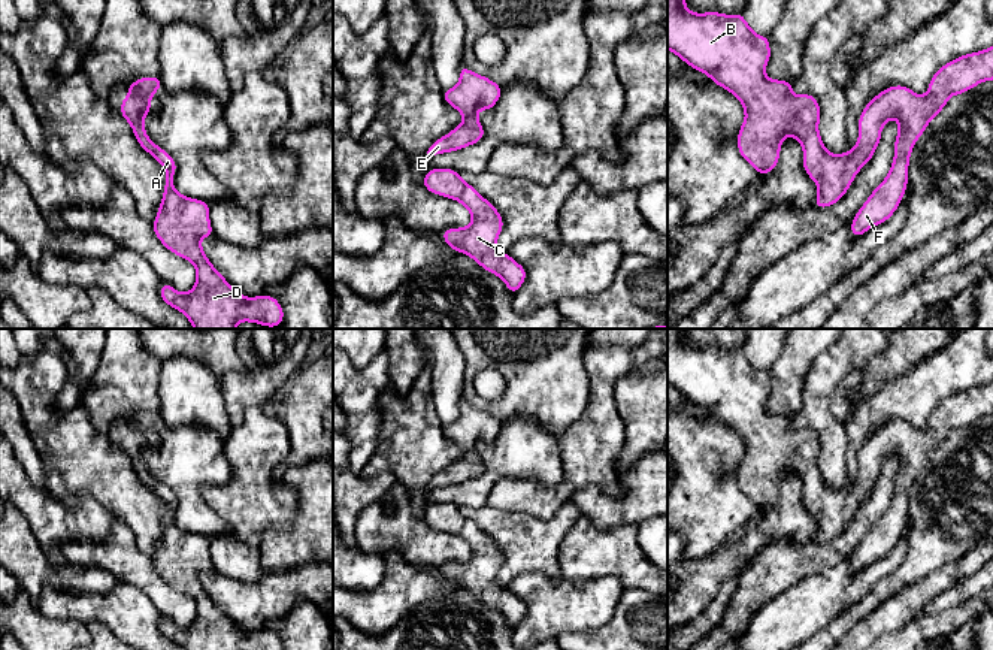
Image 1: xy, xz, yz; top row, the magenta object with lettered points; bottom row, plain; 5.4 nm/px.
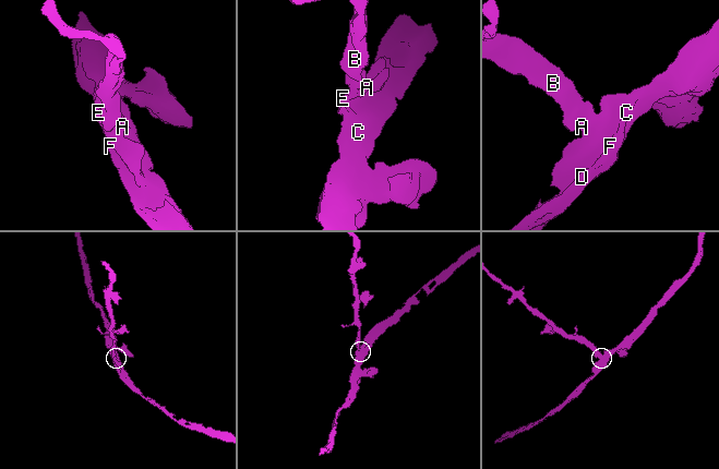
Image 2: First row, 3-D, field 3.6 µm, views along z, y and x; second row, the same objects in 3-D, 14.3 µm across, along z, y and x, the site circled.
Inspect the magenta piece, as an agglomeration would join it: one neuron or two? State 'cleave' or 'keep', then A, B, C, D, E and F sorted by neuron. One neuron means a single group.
keep | A B C D E F

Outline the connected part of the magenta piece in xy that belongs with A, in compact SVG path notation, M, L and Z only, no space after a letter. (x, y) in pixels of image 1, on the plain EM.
M158 411L134 415L128 420L128 429L119 442L125 456L131 459L139 480L167 508L164 530L152 565L169 586L191 596L197 605L197 614L190 628L179 628L163 617L160 632L185 650L284 650L279 637L266 628L258 632L239 629L205 590L200 574L214 571L209 538L182 530L173 523L176 498L169 487L148 472L143 462L143 453L151 447L149 435L160 421L163 418Z

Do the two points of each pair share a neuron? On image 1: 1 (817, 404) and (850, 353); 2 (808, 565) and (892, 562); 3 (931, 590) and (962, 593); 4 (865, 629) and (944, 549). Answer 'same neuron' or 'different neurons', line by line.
1: same neuron
2: different neurons
3: different neurons
4: different neurons

